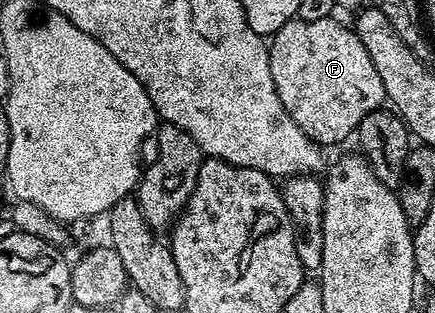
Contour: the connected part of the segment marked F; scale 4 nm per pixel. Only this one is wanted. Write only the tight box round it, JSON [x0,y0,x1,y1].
[268,18,387,146]

